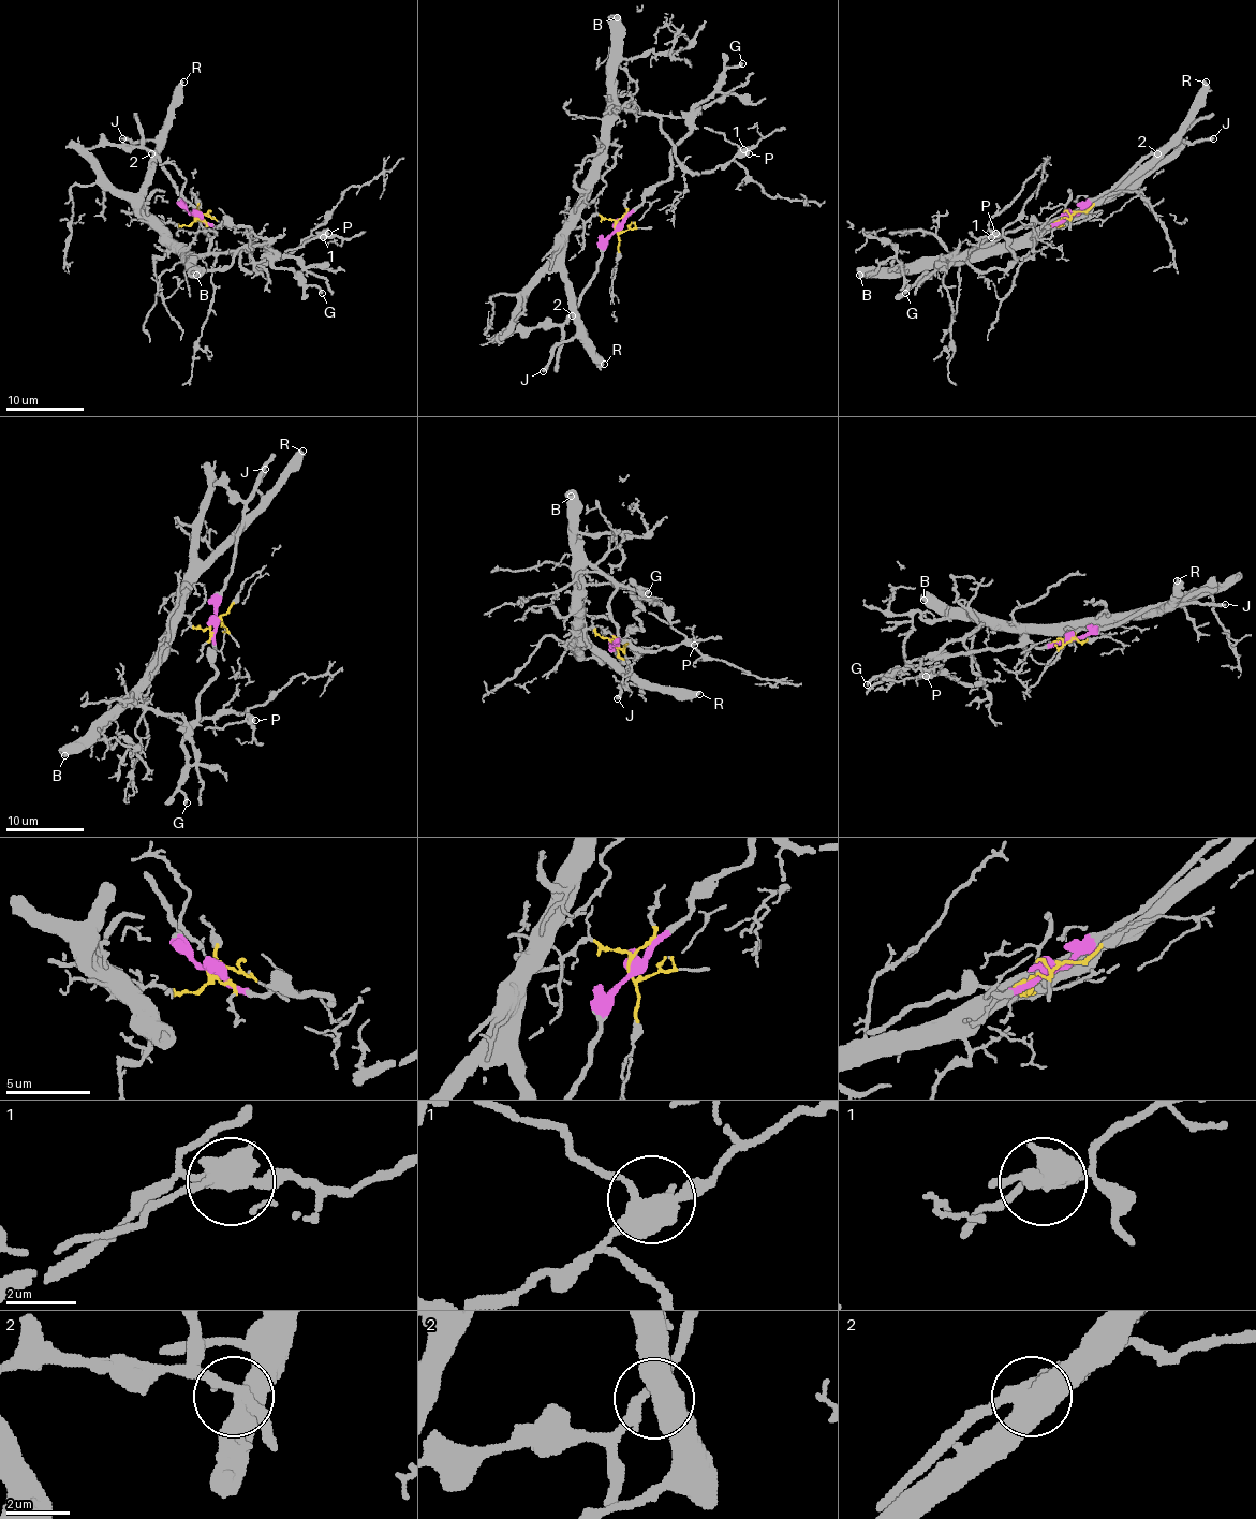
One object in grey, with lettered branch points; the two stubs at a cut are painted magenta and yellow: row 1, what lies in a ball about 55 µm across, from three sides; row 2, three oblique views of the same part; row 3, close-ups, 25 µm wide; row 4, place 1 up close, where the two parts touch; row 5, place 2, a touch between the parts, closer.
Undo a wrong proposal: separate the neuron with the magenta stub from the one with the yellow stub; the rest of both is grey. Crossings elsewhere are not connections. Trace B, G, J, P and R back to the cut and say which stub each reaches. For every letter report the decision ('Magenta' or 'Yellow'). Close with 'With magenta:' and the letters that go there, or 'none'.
B: Yellow
G: Magenta
J: Yellow
P: Magenta
R: Yellow
With magenta: G, P

